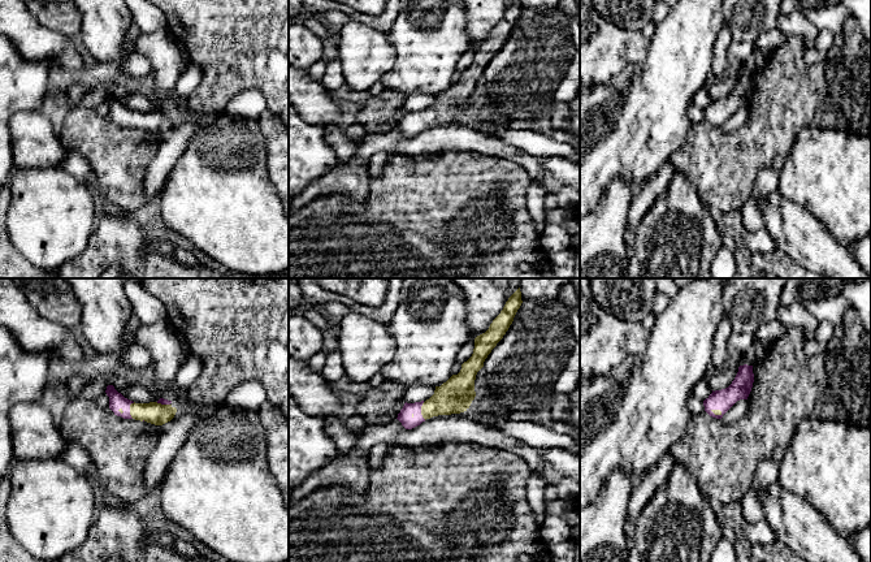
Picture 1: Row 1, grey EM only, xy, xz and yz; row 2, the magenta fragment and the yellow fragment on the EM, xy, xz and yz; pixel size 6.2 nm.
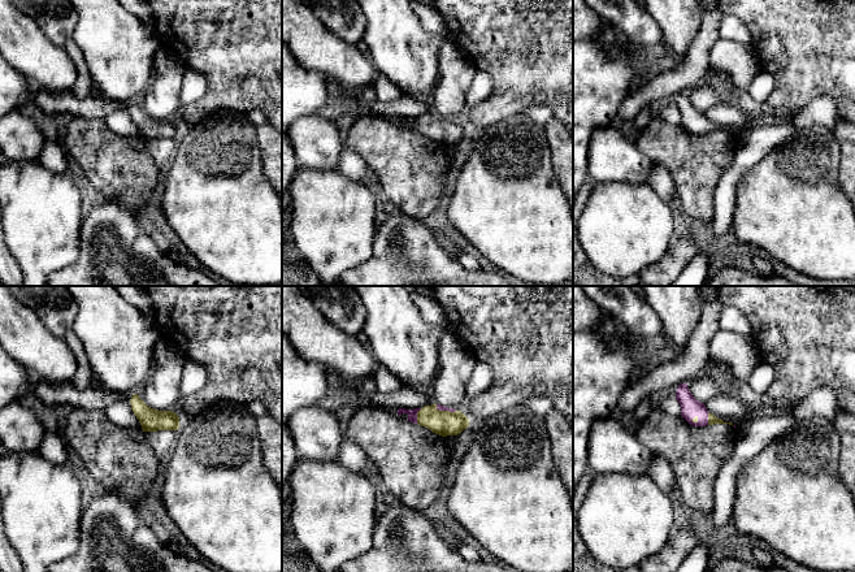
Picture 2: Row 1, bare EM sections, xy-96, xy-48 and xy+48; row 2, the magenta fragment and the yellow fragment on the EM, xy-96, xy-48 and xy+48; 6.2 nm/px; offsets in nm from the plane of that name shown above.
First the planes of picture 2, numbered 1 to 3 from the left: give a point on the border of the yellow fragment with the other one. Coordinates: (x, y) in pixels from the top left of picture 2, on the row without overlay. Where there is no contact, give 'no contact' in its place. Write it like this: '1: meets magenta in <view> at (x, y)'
1: no contact
2: meets magenta in xy-48 at (416, 125)
3: meets magenta in xy+48 at (707, 128)

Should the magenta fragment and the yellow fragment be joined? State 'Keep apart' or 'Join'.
Join

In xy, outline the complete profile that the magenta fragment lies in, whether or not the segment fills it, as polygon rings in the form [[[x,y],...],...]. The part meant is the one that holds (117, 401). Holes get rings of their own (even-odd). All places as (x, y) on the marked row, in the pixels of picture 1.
[[[108,385],[105,393],[109,397],[109,408],[124,419],[162,425],[170,422],[177,412],[177,408],[170,405],[172,401],[164,398],[157,402],[135,403],[118,393],[113,385]]]

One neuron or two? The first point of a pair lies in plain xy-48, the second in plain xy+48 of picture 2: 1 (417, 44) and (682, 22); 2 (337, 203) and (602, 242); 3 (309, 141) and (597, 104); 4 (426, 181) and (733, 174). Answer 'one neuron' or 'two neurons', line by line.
1: one neuron
2: one neuron
3: two neurons
4: two neurons

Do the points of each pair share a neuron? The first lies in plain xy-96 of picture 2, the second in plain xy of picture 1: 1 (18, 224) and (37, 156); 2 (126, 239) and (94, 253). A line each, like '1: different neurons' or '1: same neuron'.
1: different neurons
2: same neuron

